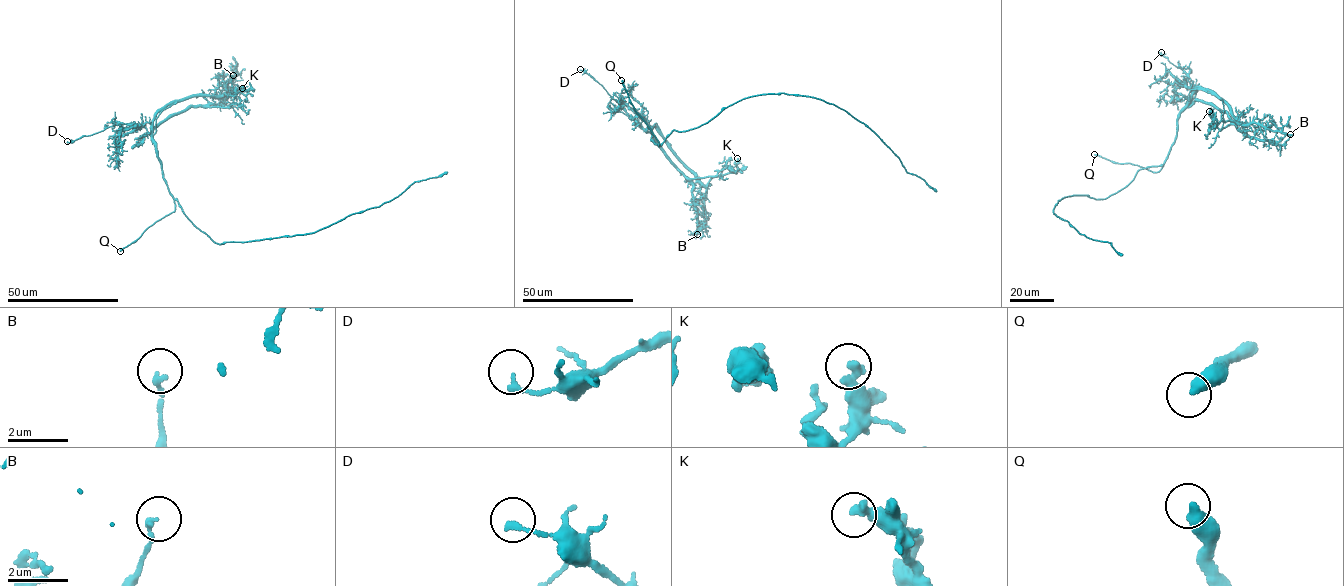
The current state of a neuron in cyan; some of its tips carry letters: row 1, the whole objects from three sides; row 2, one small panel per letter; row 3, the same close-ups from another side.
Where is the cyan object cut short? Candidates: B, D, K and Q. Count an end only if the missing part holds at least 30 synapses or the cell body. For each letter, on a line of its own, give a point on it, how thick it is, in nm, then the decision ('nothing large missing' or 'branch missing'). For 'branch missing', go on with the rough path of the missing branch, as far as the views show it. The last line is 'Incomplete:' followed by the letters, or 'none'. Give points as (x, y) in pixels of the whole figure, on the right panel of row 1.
B: at (1290, 134); 180 nm thick; nothing large missing
D: at (1161, 52); 180 nm thick; nothing large missing
K: at (1209, 111); 360 nm thick; nothing large missing
Q: at (1094, 154); 400 nm thick; branch missing; missing branch runs (1094, 154), (1090, 152), (1080, 155), (1056, 147), (1040, 150), (1025, 161), (1013, 164)
Incomplete: Q

